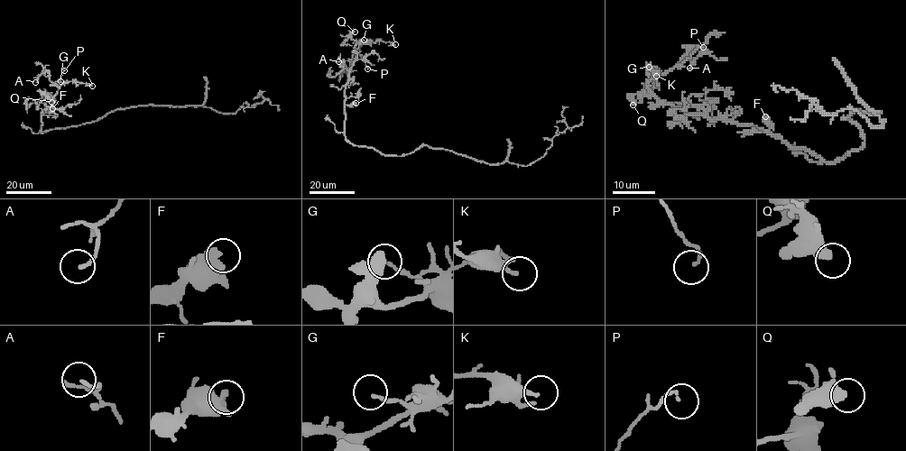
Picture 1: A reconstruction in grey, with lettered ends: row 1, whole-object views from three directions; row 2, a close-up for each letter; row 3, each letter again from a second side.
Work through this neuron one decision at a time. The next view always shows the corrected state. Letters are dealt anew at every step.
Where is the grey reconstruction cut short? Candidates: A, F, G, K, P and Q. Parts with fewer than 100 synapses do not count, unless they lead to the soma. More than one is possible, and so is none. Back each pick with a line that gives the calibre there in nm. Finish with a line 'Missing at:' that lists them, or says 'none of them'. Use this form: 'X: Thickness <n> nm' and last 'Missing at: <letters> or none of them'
Missing at: none of them

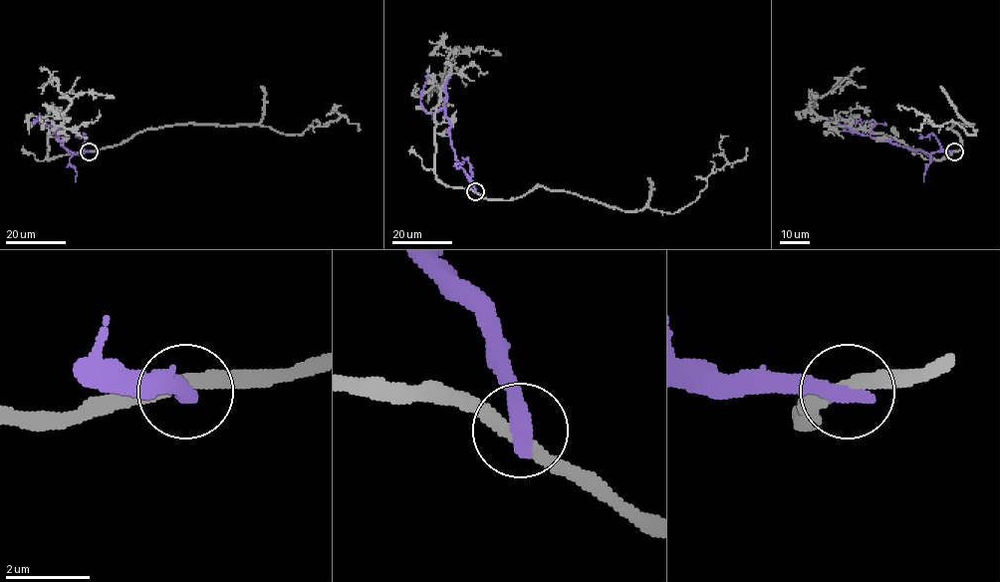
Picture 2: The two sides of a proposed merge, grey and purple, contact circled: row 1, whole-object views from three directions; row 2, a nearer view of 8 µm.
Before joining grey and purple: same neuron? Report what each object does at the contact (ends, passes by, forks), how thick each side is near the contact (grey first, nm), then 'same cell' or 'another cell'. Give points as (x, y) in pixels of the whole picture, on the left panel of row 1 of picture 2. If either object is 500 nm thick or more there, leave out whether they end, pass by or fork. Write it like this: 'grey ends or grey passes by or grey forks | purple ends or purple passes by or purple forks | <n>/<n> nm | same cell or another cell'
grey passes by | purple ends | 320/460 nm | another cell

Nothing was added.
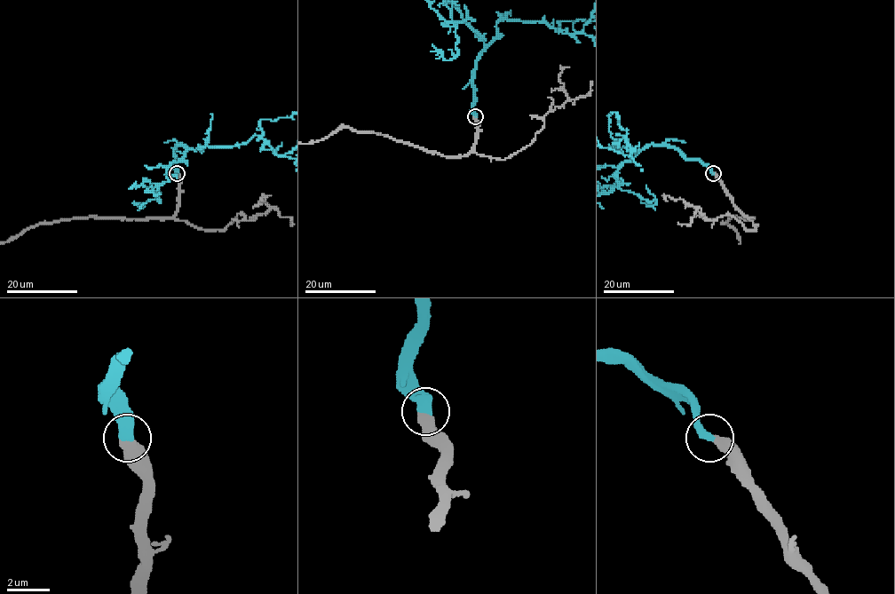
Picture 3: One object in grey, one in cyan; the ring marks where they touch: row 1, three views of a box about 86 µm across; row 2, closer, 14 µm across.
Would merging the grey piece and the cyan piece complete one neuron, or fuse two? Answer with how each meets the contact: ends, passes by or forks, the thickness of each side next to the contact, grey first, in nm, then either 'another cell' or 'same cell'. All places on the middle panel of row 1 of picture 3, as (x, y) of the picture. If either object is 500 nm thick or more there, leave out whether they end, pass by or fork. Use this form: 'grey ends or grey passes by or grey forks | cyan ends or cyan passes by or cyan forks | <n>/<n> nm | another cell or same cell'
550/480 nm | same cell

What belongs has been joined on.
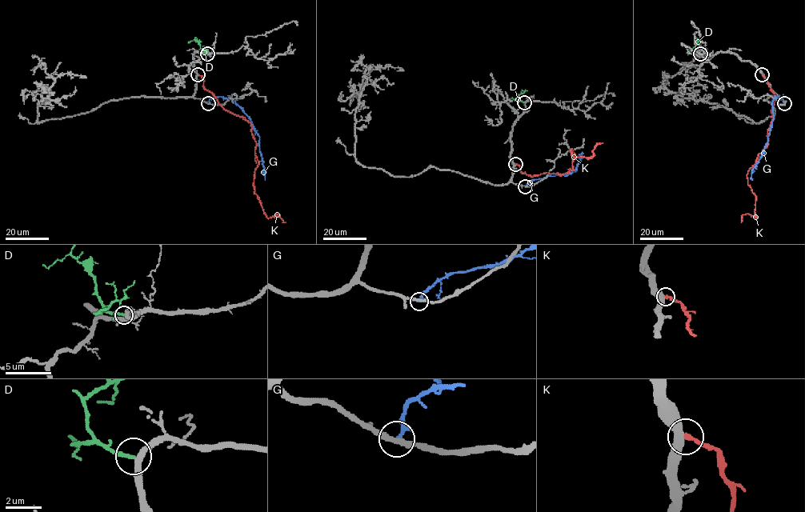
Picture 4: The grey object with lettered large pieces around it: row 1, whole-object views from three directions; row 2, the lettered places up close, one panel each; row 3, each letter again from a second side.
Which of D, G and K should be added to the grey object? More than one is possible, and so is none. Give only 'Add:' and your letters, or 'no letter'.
Add: D

